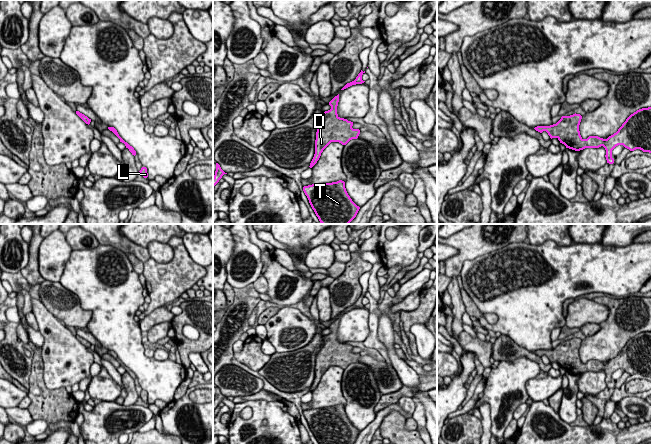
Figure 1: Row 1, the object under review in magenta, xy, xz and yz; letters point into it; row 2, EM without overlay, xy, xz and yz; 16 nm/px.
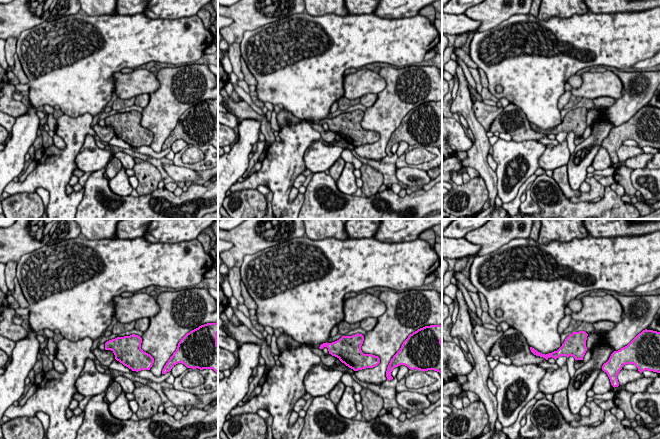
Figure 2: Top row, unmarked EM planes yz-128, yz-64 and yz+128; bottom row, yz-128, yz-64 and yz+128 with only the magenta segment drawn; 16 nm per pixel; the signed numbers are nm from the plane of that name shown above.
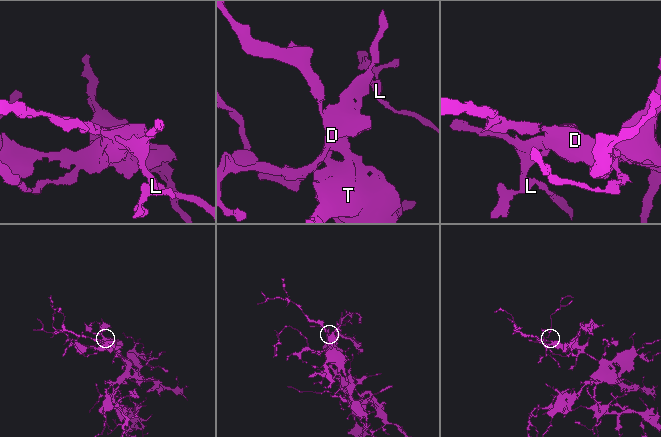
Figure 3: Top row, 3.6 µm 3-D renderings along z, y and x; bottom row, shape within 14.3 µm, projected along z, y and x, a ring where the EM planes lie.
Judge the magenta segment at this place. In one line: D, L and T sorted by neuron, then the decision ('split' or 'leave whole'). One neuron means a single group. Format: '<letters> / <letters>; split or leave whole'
D L T; leave whole

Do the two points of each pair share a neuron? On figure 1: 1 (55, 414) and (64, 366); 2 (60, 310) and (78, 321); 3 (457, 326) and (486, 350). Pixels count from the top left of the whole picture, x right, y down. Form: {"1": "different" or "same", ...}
{"1": "different", "2": "same", "3": "different"}

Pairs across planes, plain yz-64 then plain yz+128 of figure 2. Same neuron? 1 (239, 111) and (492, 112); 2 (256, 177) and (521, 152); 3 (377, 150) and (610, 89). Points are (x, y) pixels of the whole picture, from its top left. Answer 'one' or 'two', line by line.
1: one
2: one
3: two

